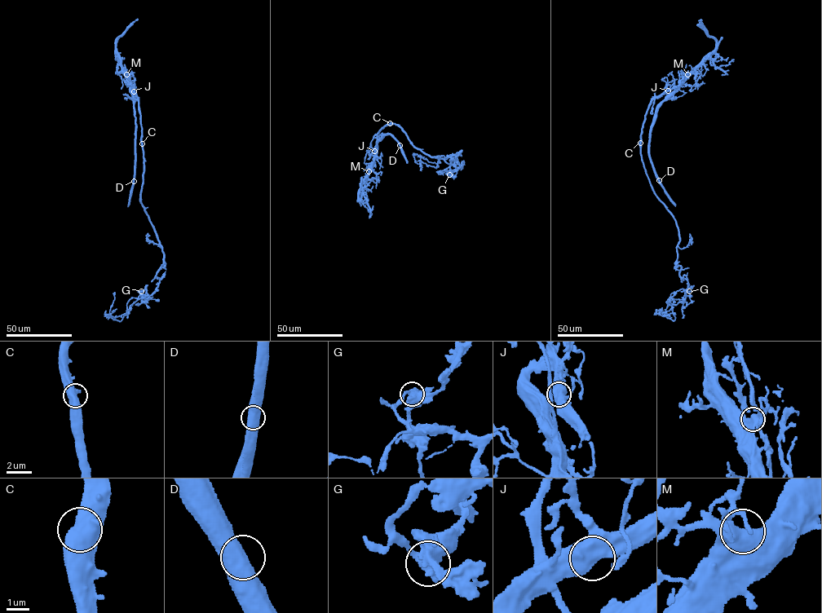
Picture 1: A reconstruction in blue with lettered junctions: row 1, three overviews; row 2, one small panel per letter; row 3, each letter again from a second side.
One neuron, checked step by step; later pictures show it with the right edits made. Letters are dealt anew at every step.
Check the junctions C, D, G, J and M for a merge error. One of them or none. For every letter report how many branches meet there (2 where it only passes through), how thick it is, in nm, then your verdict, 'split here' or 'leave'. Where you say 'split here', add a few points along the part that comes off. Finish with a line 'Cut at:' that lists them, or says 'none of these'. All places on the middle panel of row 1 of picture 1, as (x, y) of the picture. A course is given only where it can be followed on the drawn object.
C: 2 branches meet; 600 nm thick; leave
D: 2 branches meet; 600 nm thick; leave
G: 2 branches meet; 600 nm thick; split here; foreign part runs (449, 174), (452, 158), (444, 156), (439, 156), (436, 168), (419, 162), (421, 170)
J: 2 branches meet; 600 nm thick; leave
M: 2 branches meet; 600 nm thick; leave
Cut at: G

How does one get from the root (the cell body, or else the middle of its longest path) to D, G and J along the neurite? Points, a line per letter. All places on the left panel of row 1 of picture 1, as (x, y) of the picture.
D: (141, 192), (143, 169), (142, 129), (138, 99), (134, 93), (135, 125), (134, 181)
G: (141, 192), (139, 200), (161, 247), (164, 262), (156, 274), (156, 289), (149, 295), (141, 291)
J: (141, 192), (143, 169), (142, 129), (138, 99), (134, 91)

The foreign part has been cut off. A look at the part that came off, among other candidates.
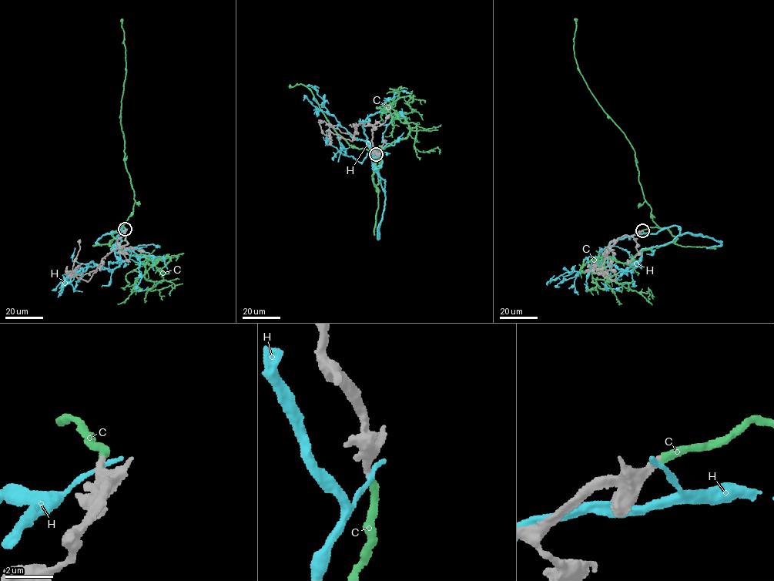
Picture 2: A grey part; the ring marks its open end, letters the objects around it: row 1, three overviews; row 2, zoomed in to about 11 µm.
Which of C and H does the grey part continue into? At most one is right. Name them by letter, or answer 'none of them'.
C

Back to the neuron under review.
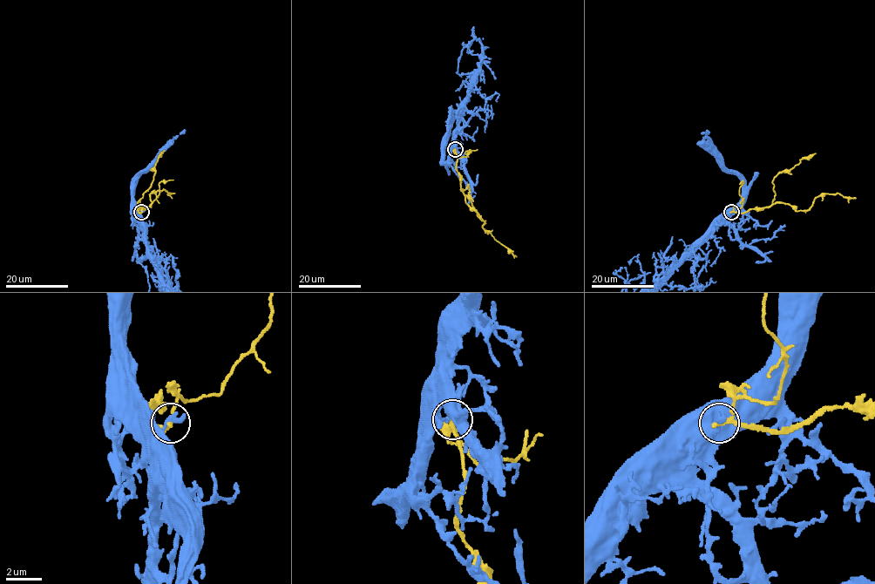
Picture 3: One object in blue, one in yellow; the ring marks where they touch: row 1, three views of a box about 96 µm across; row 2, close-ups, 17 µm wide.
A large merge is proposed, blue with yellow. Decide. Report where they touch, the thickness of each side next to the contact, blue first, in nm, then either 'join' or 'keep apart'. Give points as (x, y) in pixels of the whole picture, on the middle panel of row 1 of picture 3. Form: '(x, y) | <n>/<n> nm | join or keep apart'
(455, 149) | 320/180 nm | keep apart

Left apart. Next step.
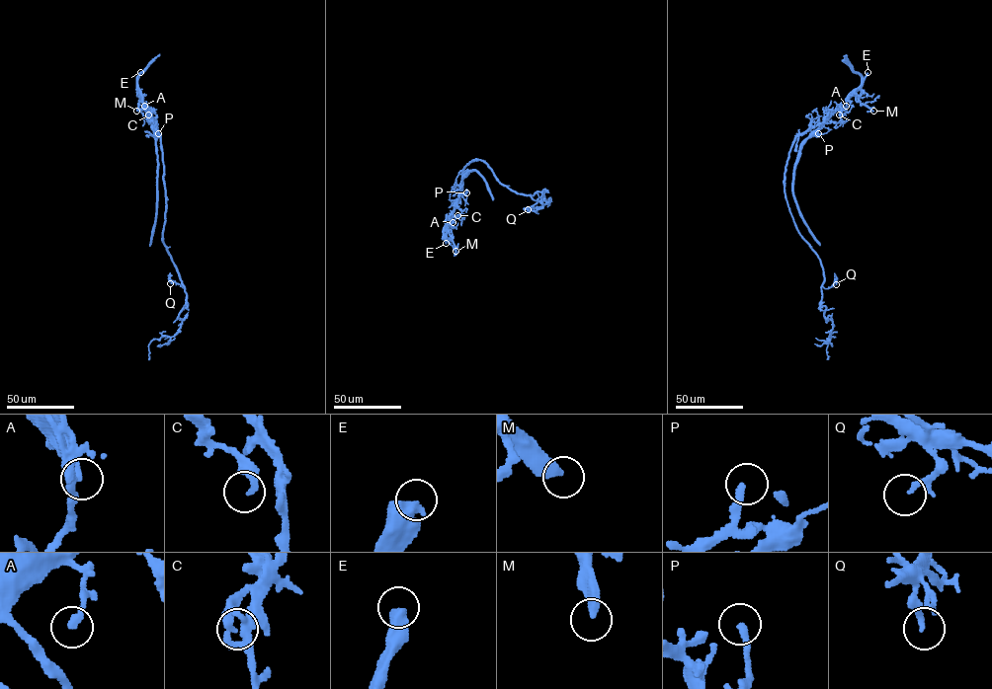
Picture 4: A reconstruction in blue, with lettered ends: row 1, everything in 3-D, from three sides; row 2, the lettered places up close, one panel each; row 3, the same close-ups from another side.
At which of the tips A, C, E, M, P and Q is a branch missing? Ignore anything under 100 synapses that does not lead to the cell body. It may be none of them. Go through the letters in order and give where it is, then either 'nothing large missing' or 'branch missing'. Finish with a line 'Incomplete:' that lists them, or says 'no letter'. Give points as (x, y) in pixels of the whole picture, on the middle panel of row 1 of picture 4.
A: (453, 222) | nothing large missing
C: (457, 215) | nothing large missing
E: (446, 243) | branch missing
M: (455, 251) | branch missing
P: (466, 192) | nothing large missing
Q: (528, 209) | nothing large missing
Incomplete: E, M

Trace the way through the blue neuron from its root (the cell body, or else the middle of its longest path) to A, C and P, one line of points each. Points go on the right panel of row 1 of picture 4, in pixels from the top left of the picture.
A: (787, 201), (785, 166), (793, 139), (821, 124), (842, 104), (846, 103), (846, 106)
C: (787, 201), (785, 166), (793, 139), (821, 124), (832, 113), (839, 111), (839, 114)
P: (787, 201), (785, 170), (793, 141), (809, 129), (819, 134), (816, 136), (818, 133)

